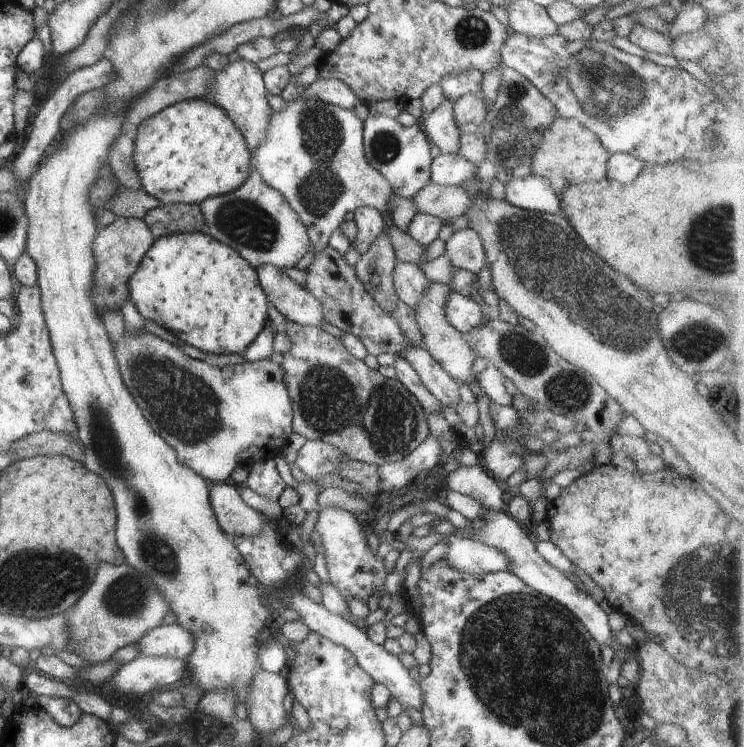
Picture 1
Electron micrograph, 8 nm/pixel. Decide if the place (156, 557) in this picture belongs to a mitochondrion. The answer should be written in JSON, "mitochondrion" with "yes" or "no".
{"mitochondrion":"yes"}

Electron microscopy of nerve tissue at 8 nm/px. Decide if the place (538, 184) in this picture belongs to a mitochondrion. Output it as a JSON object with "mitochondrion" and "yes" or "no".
{"mitochondrion":"no"}

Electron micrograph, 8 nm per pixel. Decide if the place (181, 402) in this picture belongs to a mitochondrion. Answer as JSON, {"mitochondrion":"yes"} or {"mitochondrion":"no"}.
{"mitochondrion":"yes"}

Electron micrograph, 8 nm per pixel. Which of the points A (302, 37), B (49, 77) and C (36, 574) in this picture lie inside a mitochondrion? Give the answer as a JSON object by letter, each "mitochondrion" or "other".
{"A":"other","B":"other","C":"mitochondrion"}

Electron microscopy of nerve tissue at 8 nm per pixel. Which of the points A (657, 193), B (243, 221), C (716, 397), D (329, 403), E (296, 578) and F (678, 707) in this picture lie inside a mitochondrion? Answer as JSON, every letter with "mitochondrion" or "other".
{"A":"other","B":"mitochondrion","C":"other","D":"mitochondrion","E":"other","F":"other"}

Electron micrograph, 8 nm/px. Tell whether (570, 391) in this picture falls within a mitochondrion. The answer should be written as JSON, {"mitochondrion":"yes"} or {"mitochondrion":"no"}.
{"mitochondrion":"yes"}

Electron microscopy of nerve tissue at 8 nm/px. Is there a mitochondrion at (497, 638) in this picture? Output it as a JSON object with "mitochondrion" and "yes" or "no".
{"mitochondrion":"yes"}

